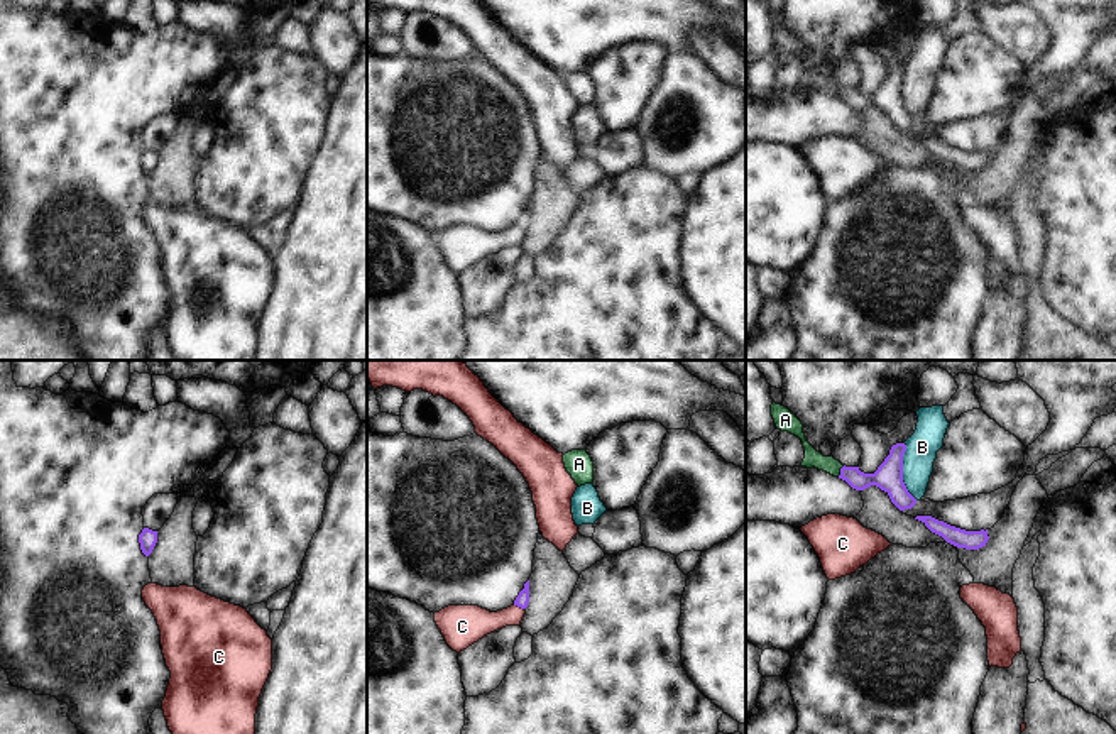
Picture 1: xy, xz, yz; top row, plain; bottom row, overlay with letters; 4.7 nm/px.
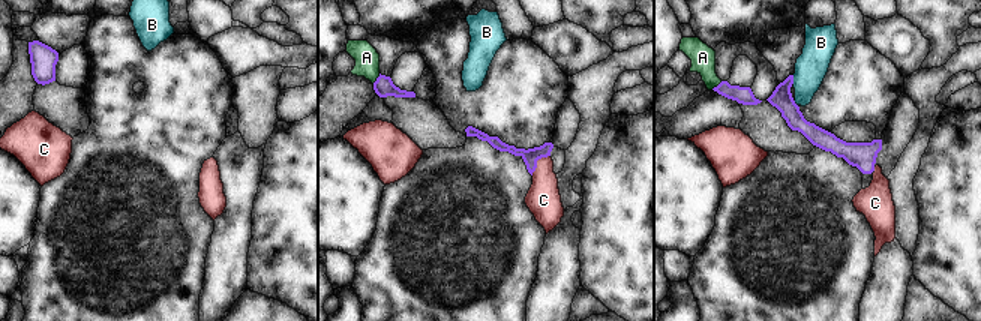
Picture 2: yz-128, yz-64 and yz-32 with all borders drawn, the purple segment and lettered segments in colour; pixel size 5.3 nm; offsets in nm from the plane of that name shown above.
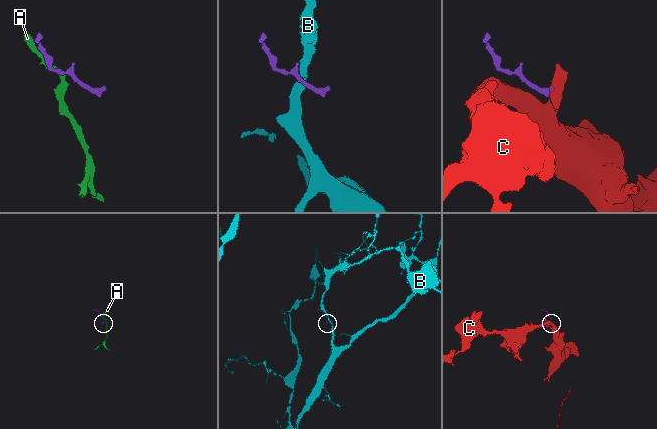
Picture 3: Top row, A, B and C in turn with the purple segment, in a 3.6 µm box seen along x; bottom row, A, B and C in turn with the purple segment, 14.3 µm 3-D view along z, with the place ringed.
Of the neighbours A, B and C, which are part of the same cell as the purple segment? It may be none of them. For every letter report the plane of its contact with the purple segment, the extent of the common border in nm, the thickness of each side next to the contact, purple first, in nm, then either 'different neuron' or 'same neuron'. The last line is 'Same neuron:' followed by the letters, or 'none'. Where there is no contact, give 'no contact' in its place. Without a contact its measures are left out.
A: yz | 70 nm | 140/80 nm | different neuron
B: yz | 280 nm | 140/150 nm | different neuron
C: xz | 60 nm | 70/180 nm | different neuron
Same neuron: none

